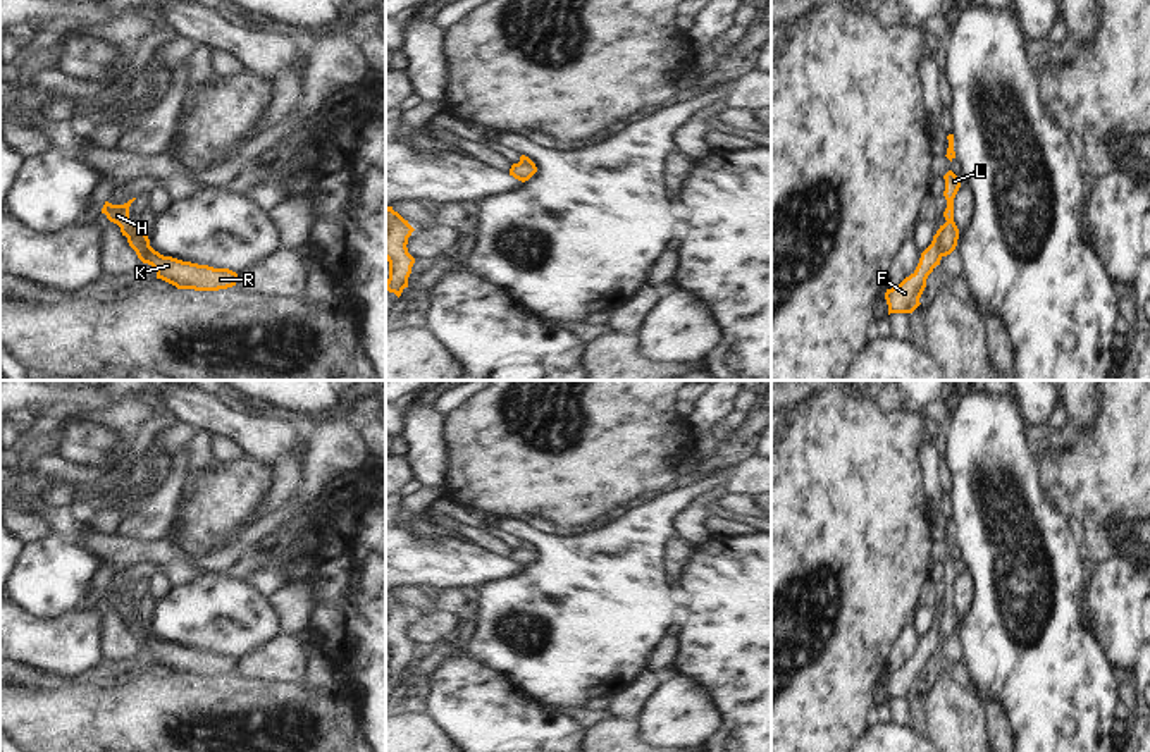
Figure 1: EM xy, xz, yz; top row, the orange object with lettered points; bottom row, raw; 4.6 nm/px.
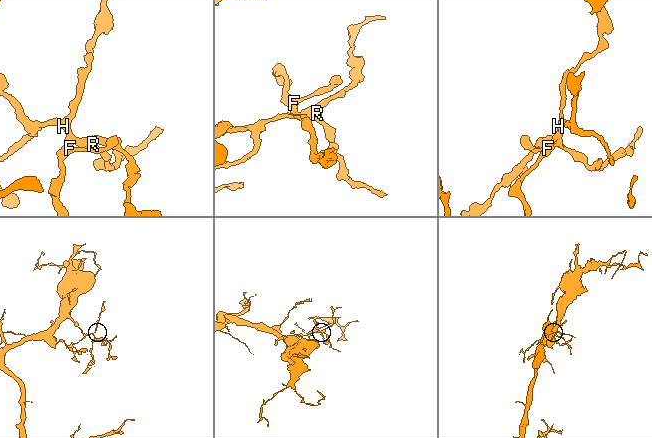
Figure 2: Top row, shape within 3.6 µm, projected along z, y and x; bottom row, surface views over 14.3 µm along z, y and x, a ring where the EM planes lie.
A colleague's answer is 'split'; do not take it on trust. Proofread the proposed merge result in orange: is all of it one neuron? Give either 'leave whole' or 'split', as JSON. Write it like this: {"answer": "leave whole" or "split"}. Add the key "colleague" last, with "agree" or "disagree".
{"answer": "split", "colleague": "agree"}

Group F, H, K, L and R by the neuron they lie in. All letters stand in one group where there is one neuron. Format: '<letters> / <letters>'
F / H K L R

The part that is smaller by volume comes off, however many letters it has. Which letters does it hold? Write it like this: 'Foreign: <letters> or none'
Foreign: F

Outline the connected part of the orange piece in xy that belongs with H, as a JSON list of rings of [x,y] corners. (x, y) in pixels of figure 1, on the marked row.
[[[136,198],[124,205],[112,205],[105,201],[102,213],[121,227],[122,236],[127,237],[131,248],[145,253],[143,263],[155,268],[157,279],[162,279],[177,289],[195,289],[195,291],[219,291],[236,286],[238,274],[229,268],[213,268],[208,265],[198,265],[191,262],[182,262],[172,256],[164,256],[150,246],[150,239],[143,237],[138,222],[129,219],[129,206]]]

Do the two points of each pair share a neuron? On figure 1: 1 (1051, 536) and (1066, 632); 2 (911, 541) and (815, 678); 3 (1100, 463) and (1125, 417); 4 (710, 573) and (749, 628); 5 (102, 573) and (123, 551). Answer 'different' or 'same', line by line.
1: same
2: same
3: same
4: same
5: different

